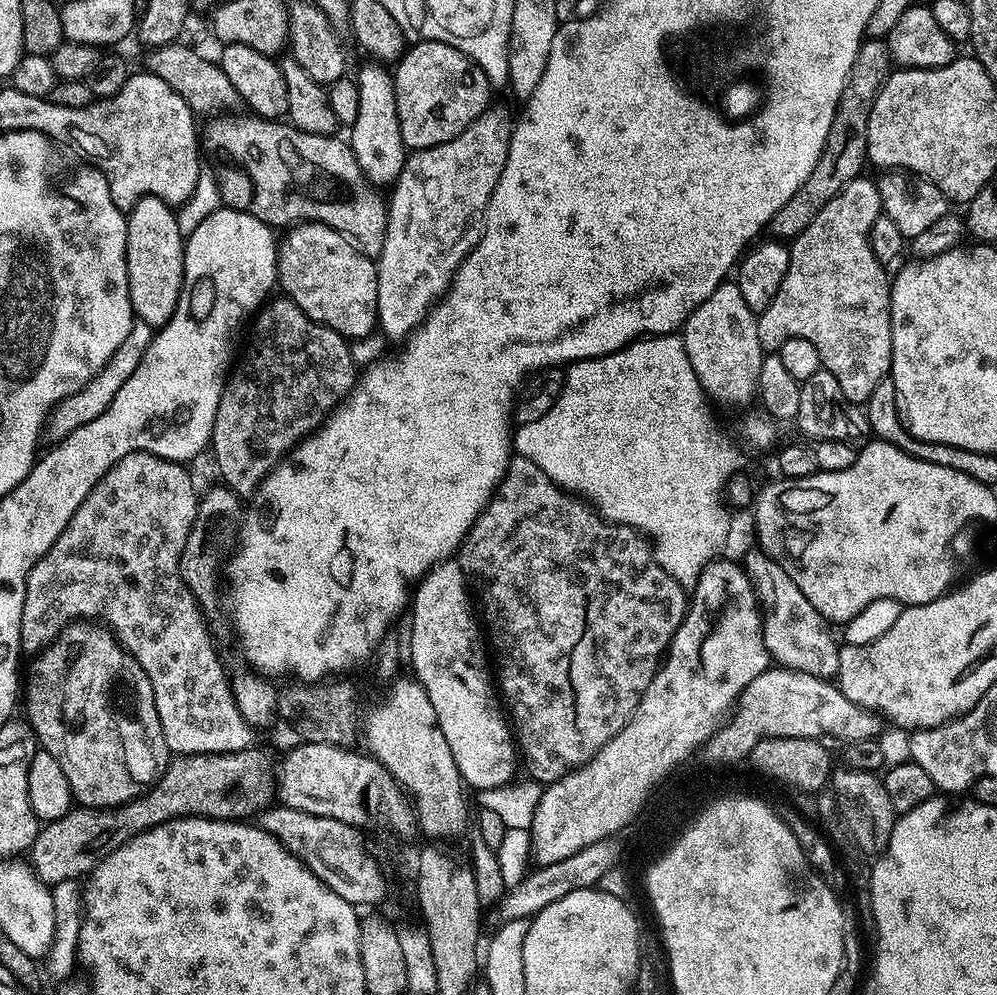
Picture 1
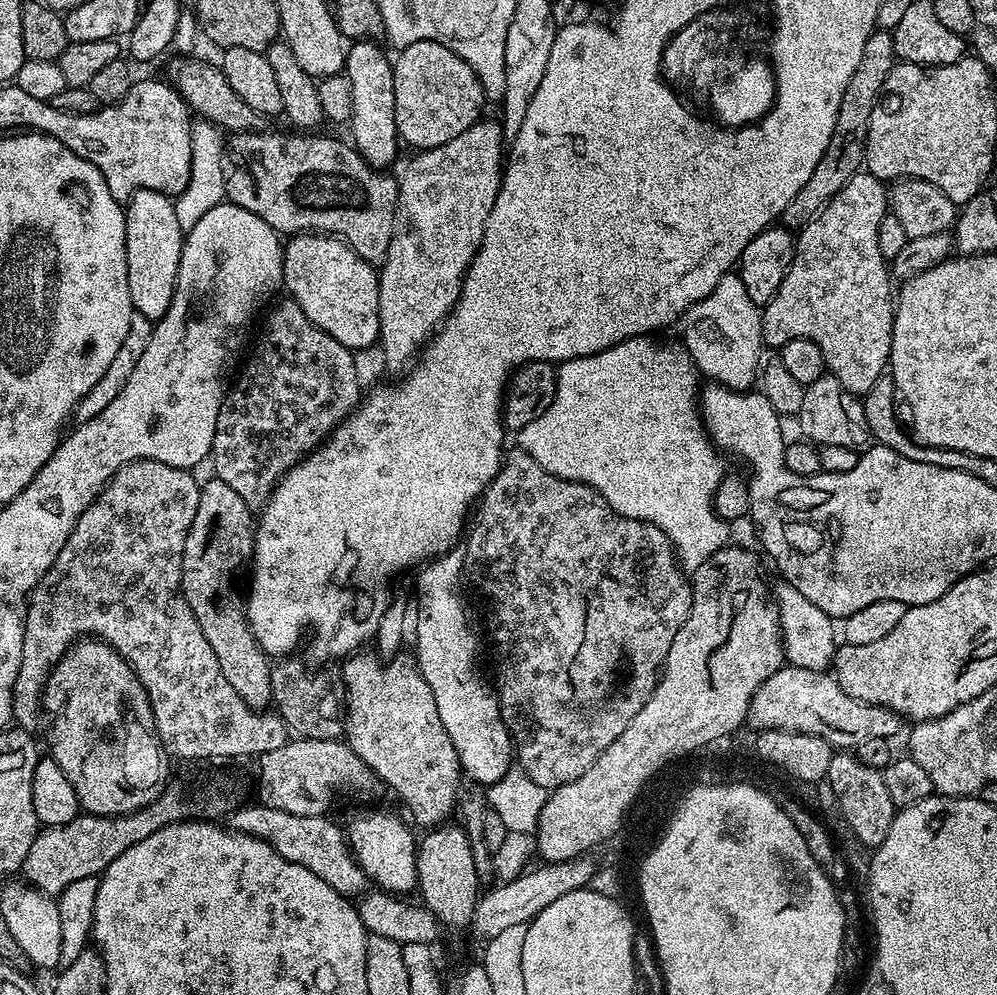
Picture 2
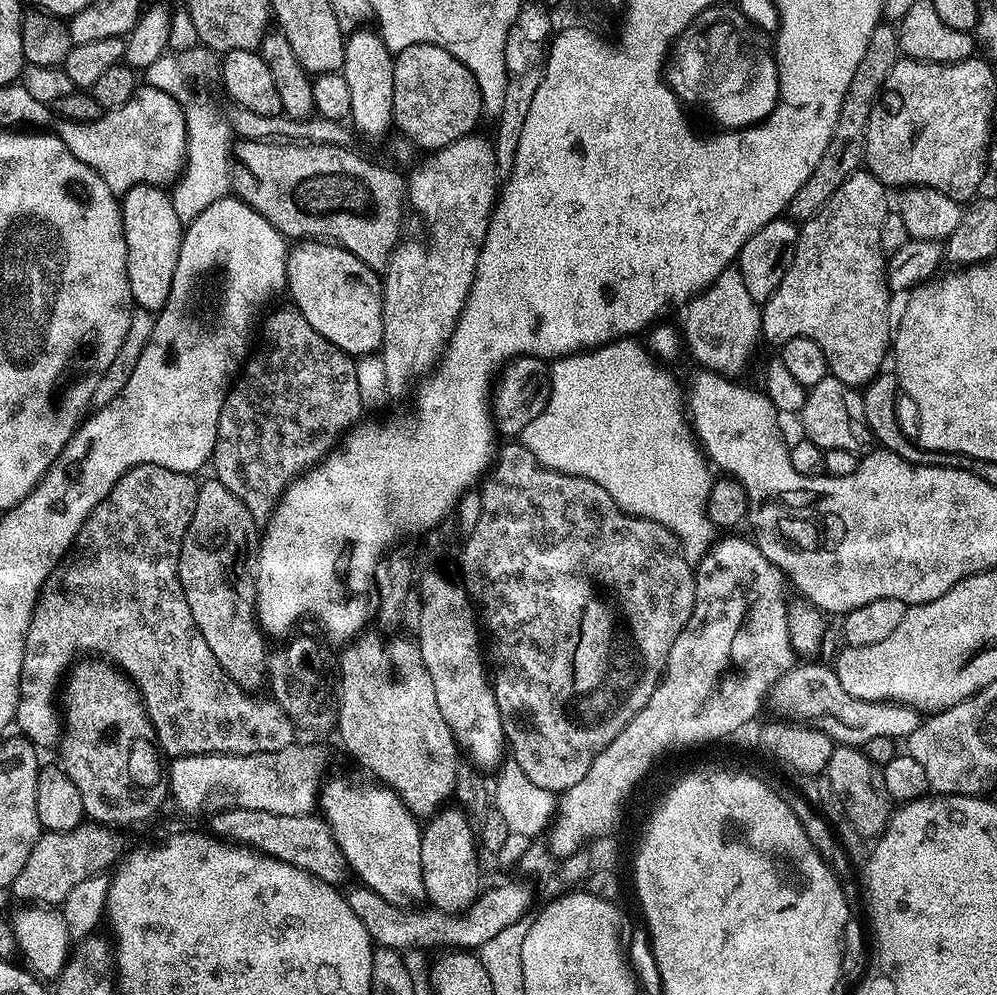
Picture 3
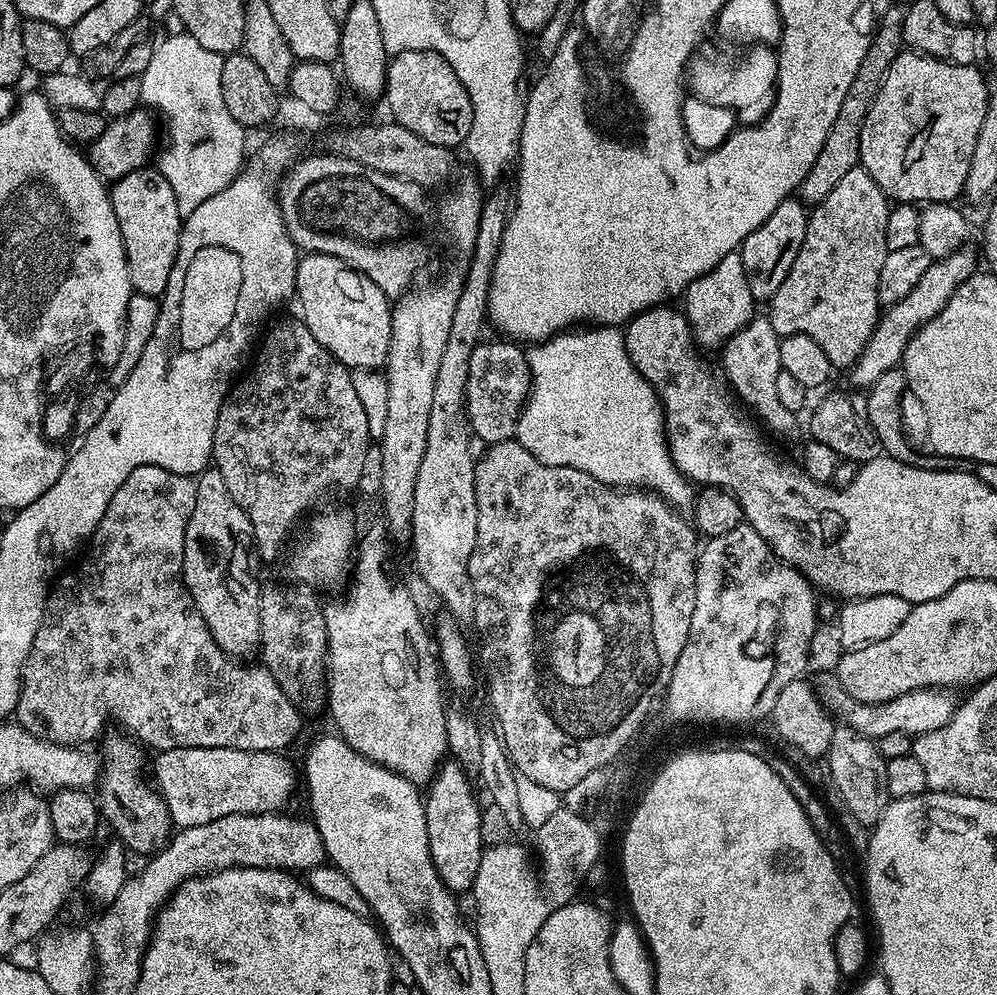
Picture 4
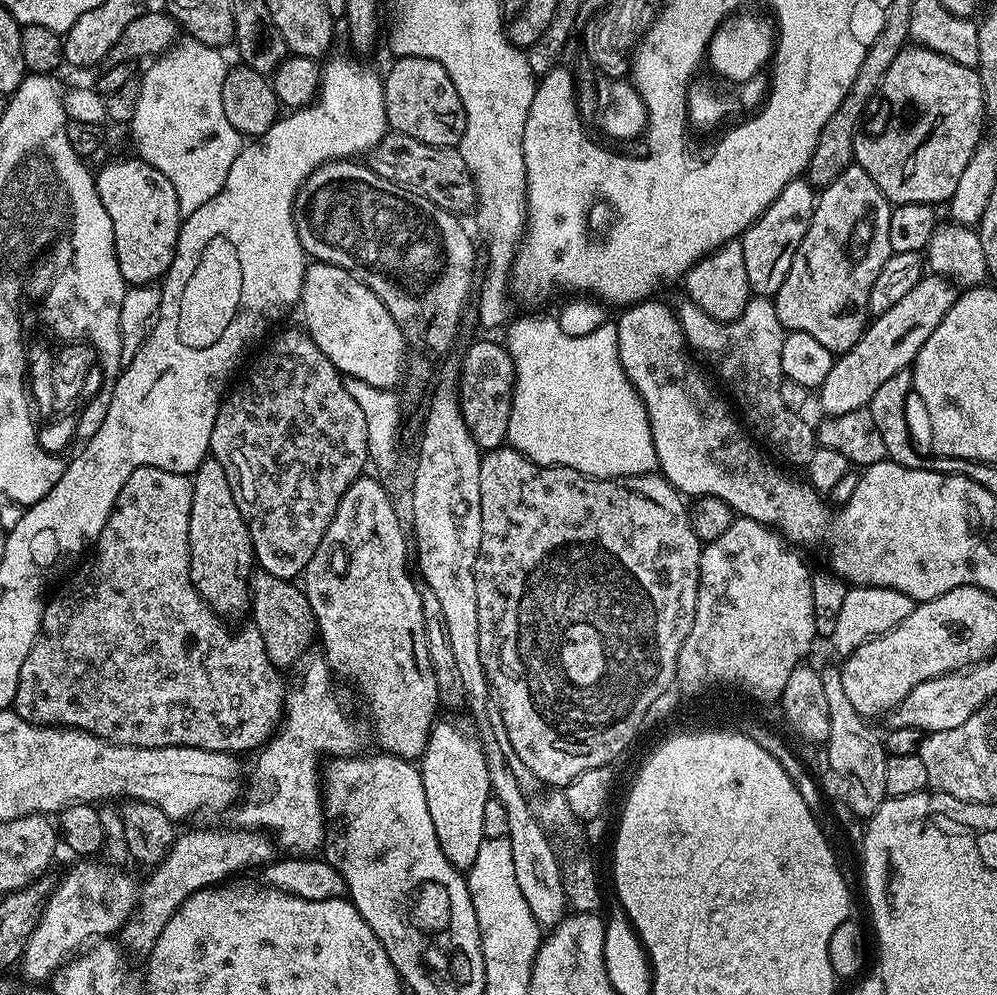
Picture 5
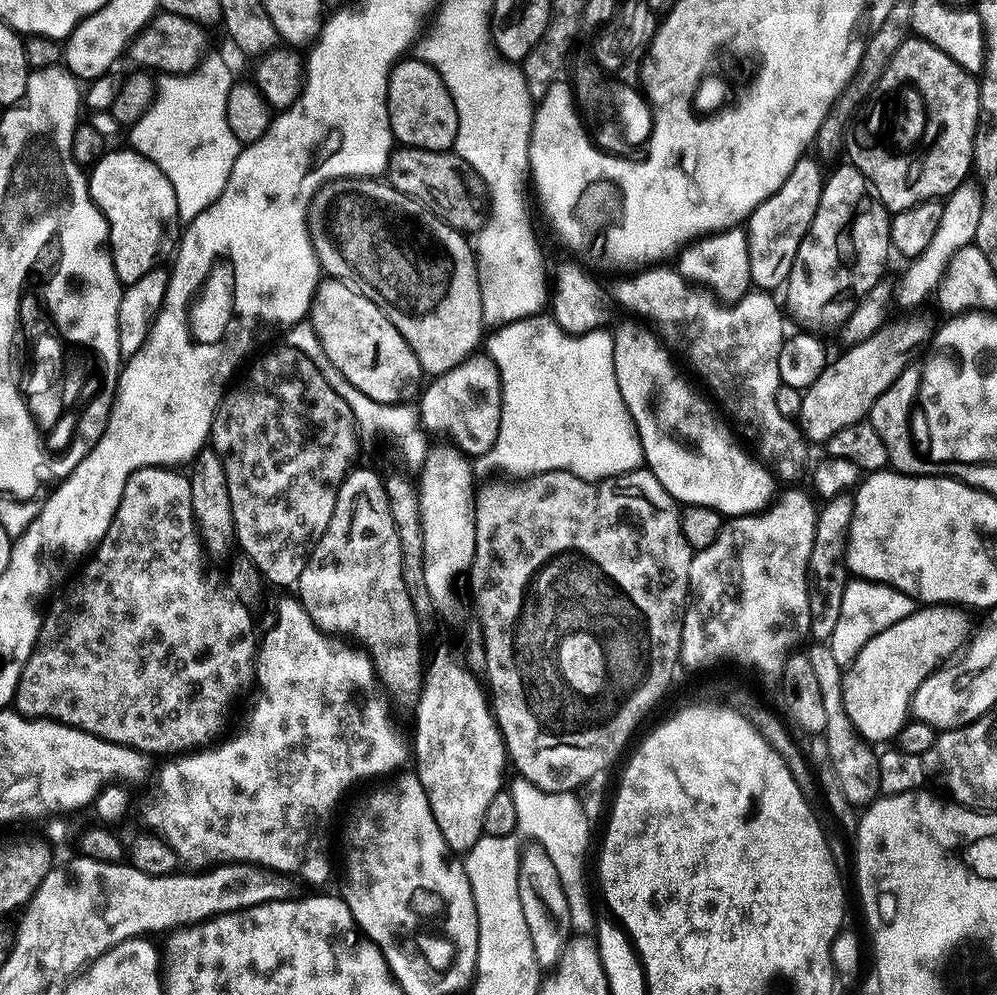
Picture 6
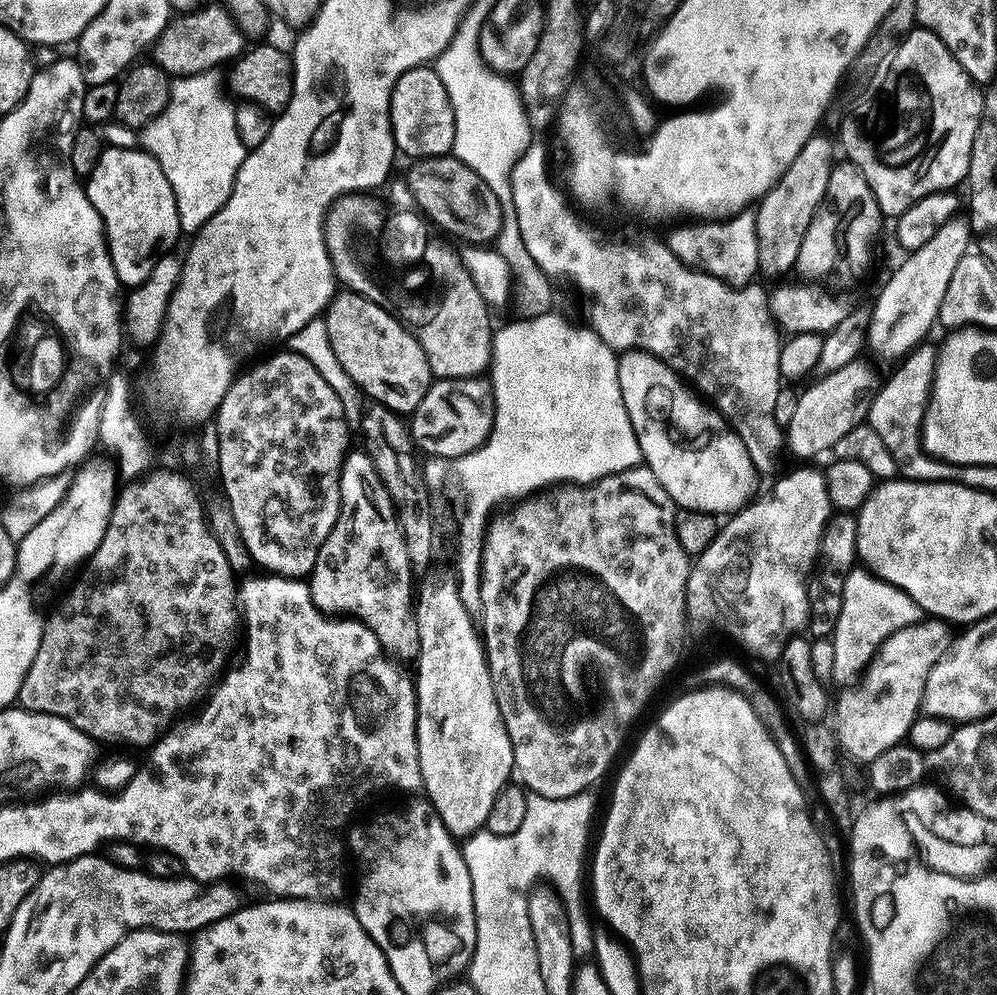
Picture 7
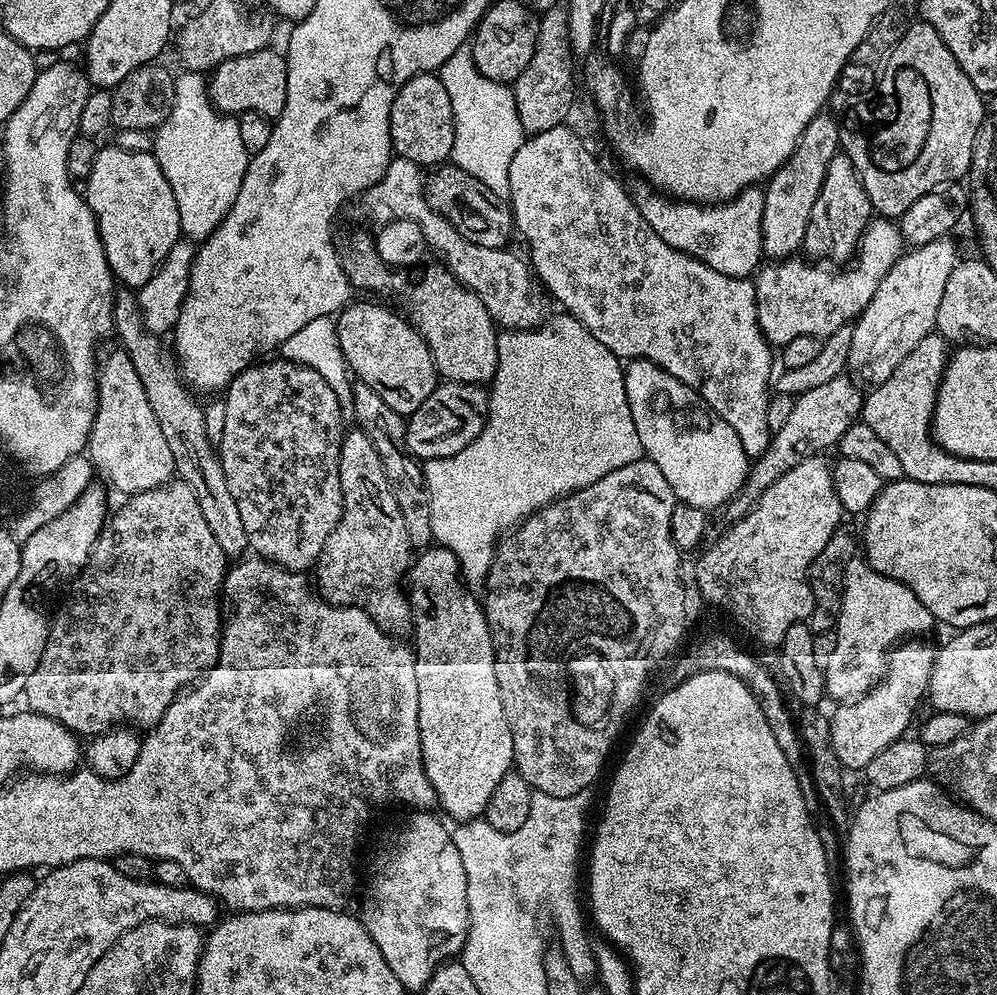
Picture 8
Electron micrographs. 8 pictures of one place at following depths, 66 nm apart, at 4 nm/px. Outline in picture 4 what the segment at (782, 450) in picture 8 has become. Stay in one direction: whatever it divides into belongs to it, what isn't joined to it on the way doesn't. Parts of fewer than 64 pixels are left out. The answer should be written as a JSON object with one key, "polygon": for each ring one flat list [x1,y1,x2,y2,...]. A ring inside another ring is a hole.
{"polygon":[[965,246,942,260,933,260,926,274,918,278,918,286,914,286,914,290,910,290,910,294,906,294,902,302,889,304,883,309,880,321,876,323,874,334,870,342,866,344,866,350,850,369,853,389,871,388,874,382,878,382,878,378,882,378,882,374,886,374,886,370,897,367,903,361,906,346,912,341,918,329,935,318,944,309,946,302,950,302,954,290,958,290,958,286,962,286,966,278,970,278,978,271,976,256,978,260,977,249,975,252,972,246]]}

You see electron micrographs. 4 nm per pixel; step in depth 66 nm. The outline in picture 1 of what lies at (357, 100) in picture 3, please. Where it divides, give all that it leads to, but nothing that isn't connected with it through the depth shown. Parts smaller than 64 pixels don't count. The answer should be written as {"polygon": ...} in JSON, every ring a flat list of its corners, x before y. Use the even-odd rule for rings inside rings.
{"polygon":[[368,62,368,65,354,76,358,88,358,116,350,126,350,143,362,174,373,186,395,185,402,174,402,166,406,159,402,130,398,122,396,91,392,85,394,76,389,69,387,72,384,68,387,67,376,62]]}

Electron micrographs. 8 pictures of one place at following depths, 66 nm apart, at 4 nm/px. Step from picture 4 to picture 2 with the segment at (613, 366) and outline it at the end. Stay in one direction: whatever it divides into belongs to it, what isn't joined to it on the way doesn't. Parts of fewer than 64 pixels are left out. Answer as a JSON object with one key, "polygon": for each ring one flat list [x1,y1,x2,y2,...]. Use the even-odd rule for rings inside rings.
{"polygon":[[637,338,635,340,623,340,621,344,615,344,601,352,591,352,589,356,575,356,572,360,565,360,559,365,556,373,556,393,554,402,539,416,530,422,518,434,519,447,530,454,550,474,561,476,563,480,576,480,580,484,589,484,594,491,599,492,604,500,615,510,618,515,631,520,641,520,643,524,652,524,658,530,666,534,669,545,674,549,675,559,685,573,691,574,706,562,719,548,729,543,726,521,716,515,713,500,718,490,720,480,726,475,726,468,720,461,717,445,713,444,704,426,698,407,698,373,692,362,691,356,683,347,667,348,664,344,655,344,652,338]]}

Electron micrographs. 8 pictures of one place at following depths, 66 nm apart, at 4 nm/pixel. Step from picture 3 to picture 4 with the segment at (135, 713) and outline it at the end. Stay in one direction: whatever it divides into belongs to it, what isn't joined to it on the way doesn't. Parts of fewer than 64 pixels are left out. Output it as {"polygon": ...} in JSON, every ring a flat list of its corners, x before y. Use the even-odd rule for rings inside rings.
{"polygon":[[105,735,103,737,103,740,105,739,104,745,98,748,99,755,102,757,102,767,98,777,98,787,94,792,94,799,103,823,105,825,108,823,116,831,113,832,115,839,121,840,129,853,135,854,137,852,138,855,144,856,143,858,148,858,159,852,168,843,170,837,173,835,174,825,168,813,164,797,156,791,149,781,148,784,144,781,144,772,146,776,146,764,144,768,145,749,127,735,119,735]]}

